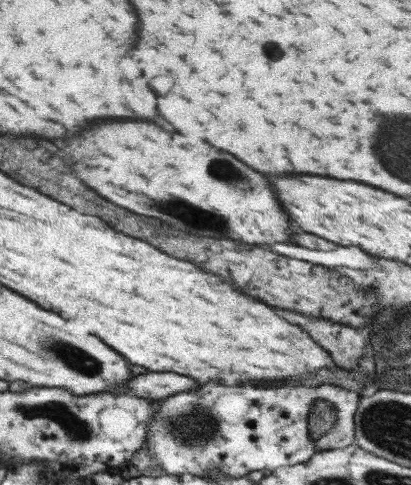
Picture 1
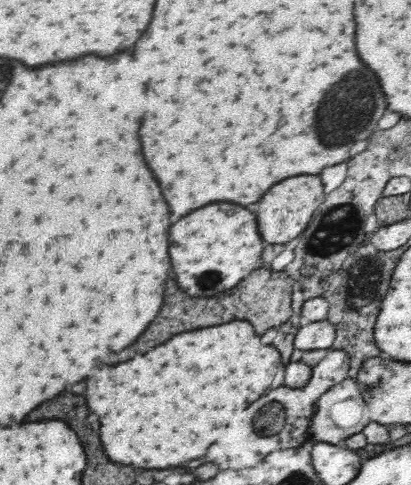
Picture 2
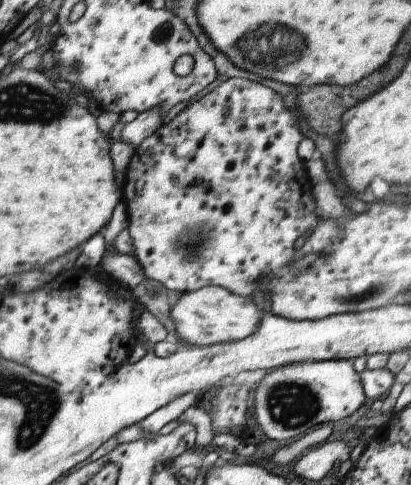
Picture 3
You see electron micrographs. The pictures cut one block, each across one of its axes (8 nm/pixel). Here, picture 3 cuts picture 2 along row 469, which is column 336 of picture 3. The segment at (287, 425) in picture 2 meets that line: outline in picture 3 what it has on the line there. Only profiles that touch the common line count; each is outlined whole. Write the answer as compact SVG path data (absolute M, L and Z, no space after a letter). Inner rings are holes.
M229 78L223 84L219 84L217 88L213 88L211 92L207 92L199 102L191 104L189 108L181 110L169 124L159 126L159 130L155 134L151 134L149 138L145 138L131 156L131 164L127 166L125 172L125 182L121 186L121 200L127 206L127 216L129 216L129 236L131 236L131 250L133 250L133 258L139 262L145 278L151 278L159 284L163 284L163 288L169 292L169 296L175 298L175 294L191 294L195 290L201 288L209 288L209 286L219 286L229 290L231 294L235 294L237 298L253 298L255 292L263 292L265 296L275 294L277 290L277 282L283 276L299 276L301 272L305 272L307 268L313 268L315 264L321 264L325 260L325 256L329 256L329 250L335 248L335 244L339 240L343 240L345 232L339 226L337 220L321 220L315 214L315 198L313 198L313 184L311 178L307 174L305 162L301 158L297 158L297 144L299 140L303 140L303 136L297 130L297 122L293 118L293 114L289 110L283 108L281 104L281 96L277 96L275 92L271 92L269 88L257 84L257 82L249 82L243 78ZM311 230L311 236L303 242L303 246L295 248L295 240L305 232Z

